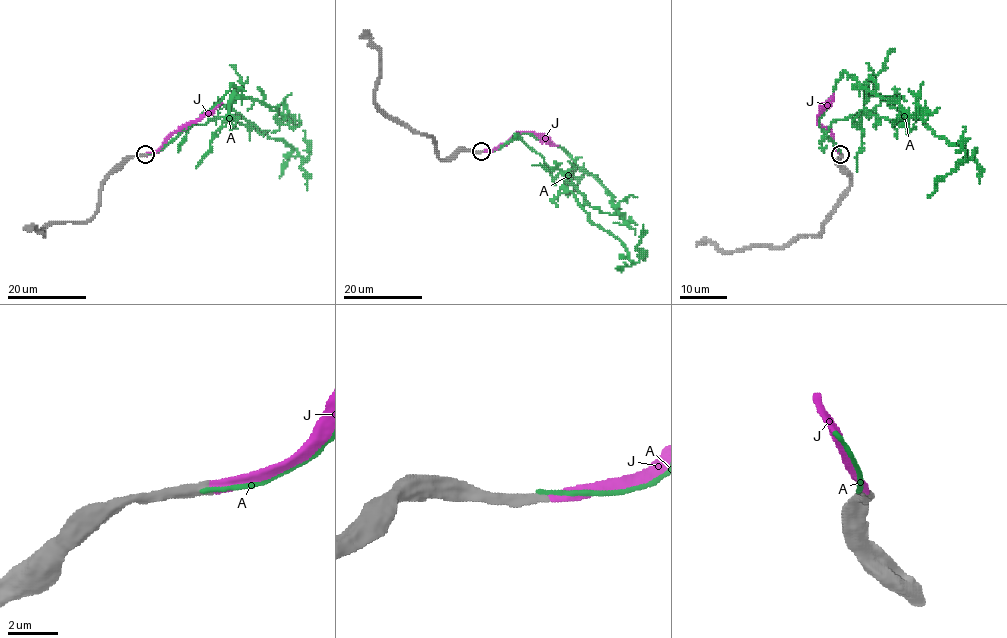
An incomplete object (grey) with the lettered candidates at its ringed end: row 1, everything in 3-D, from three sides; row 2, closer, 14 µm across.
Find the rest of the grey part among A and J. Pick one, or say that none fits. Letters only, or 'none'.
J

